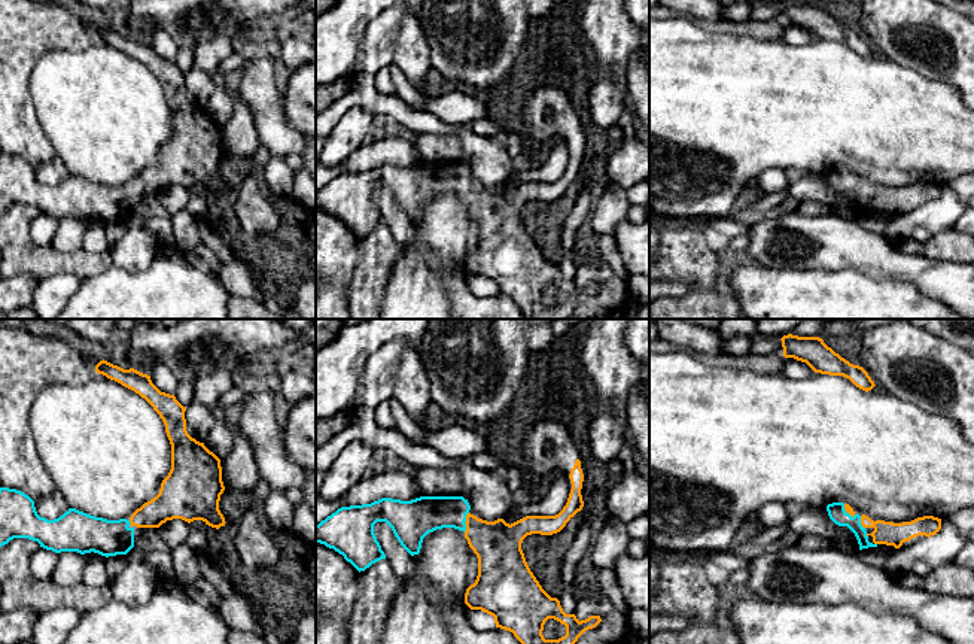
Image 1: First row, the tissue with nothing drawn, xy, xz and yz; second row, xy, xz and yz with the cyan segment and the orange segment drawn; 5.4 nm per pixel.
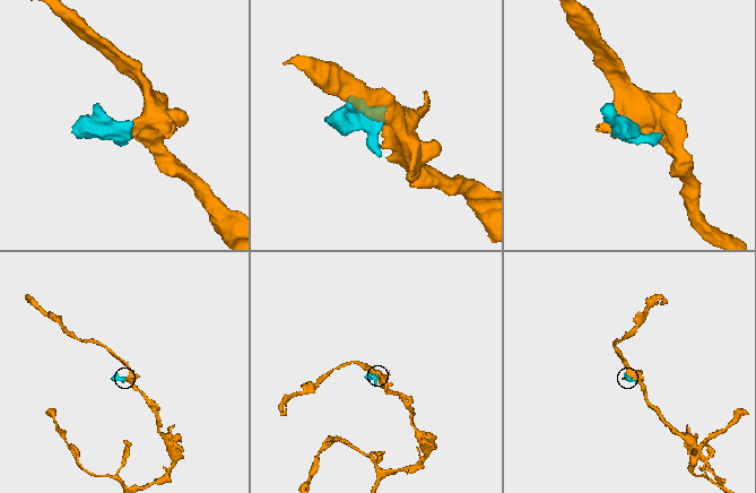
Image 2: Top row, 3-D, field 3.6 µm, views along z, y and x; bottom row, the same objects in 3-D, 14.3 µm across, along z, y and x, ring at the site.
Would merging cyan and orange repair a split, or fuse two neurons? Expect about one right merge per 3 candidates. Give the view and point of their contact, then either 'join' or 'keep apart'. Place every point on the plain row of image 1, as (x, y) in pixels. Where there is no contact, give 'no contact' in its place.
xz (465, 187) | join

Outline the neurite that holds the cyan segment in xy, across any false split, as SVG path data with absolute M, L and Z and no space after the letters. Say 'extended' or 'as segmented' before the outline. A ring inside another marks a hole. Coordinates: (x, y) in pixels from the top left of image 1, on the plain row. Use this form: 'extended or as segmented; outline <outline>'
extended; outline M103 25L95 31L95 37L139 60L162 85L171 110L171 136L162 146L159 160L137 174L128 186L107 186L76 174L69 174L58 185L48 186L37 180L34 167L28 161L16 155L0 154L0 213L13 204L28 204L55 219L77 218L85 221L94 218L109 224L127 221L134 213L136 192L159 194L162 189L173 185L182 185L188 189L203 186L206 191L216 195L225 192L225 183L219 176L220 161L225 157L220 125L210 118L204 109L197 107L188 100L185 85L186 73L183 73L174 61L161 58L152 49L150 42L134 34L124 36Z

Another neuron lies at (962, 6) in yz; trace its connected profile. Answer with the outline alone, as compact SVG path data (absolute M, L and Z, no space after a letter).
M932 0L965 16L974 18L974 0Z

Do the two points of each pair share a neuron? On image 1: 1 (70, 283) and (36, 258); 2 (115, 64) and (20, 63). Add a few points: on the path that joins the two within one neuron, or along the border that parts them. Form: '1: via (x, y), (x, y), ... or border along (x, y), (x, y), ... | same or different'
1: border along (82, 279), (73, 275), (51, 275), (40, 281) | different
2: border along (69, 49), (49, 51), (36, 63), (32, 97) | different

